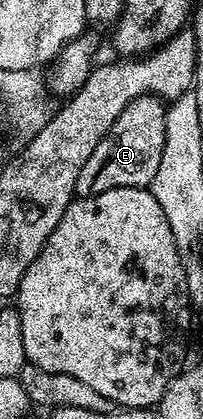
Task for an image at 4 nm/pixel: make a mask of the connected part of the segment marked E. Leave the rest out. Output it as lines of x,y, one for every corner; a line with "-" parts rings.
142,94
132,100
128,108
116,116
112,128
102,137
100,144
96,144
84,168
80,168
80,176
76,176
75,195
87,198
112,188
149,187
164,151
167,107
163,99
155,98
153,94

